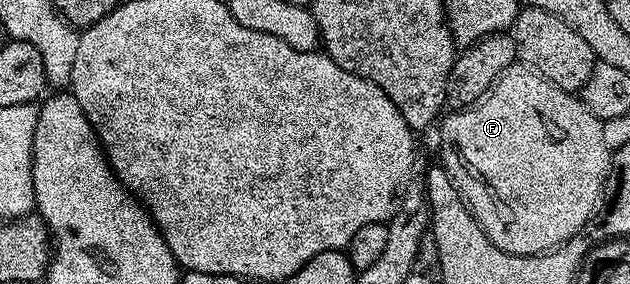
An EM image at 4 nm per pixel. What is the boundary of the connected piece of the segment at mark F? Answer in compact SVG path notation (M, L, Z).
M522 62L510 64L497 78L497 82L488 90L482 100L468 107L444 115L441 120L443 129L439 132L439 148L443 151L442 167L447 169L455 187L459 189L471 215L479 221L488 238L501 250L512 252L514 256L537 256L552 251L560 244L567 243L572 236L580 235L589 221L596 215L595 203L603 192L603 179L609 176L609 149L603 137L603 124L583 105L578 95L561 90L556 84L550 84L532 68Z

